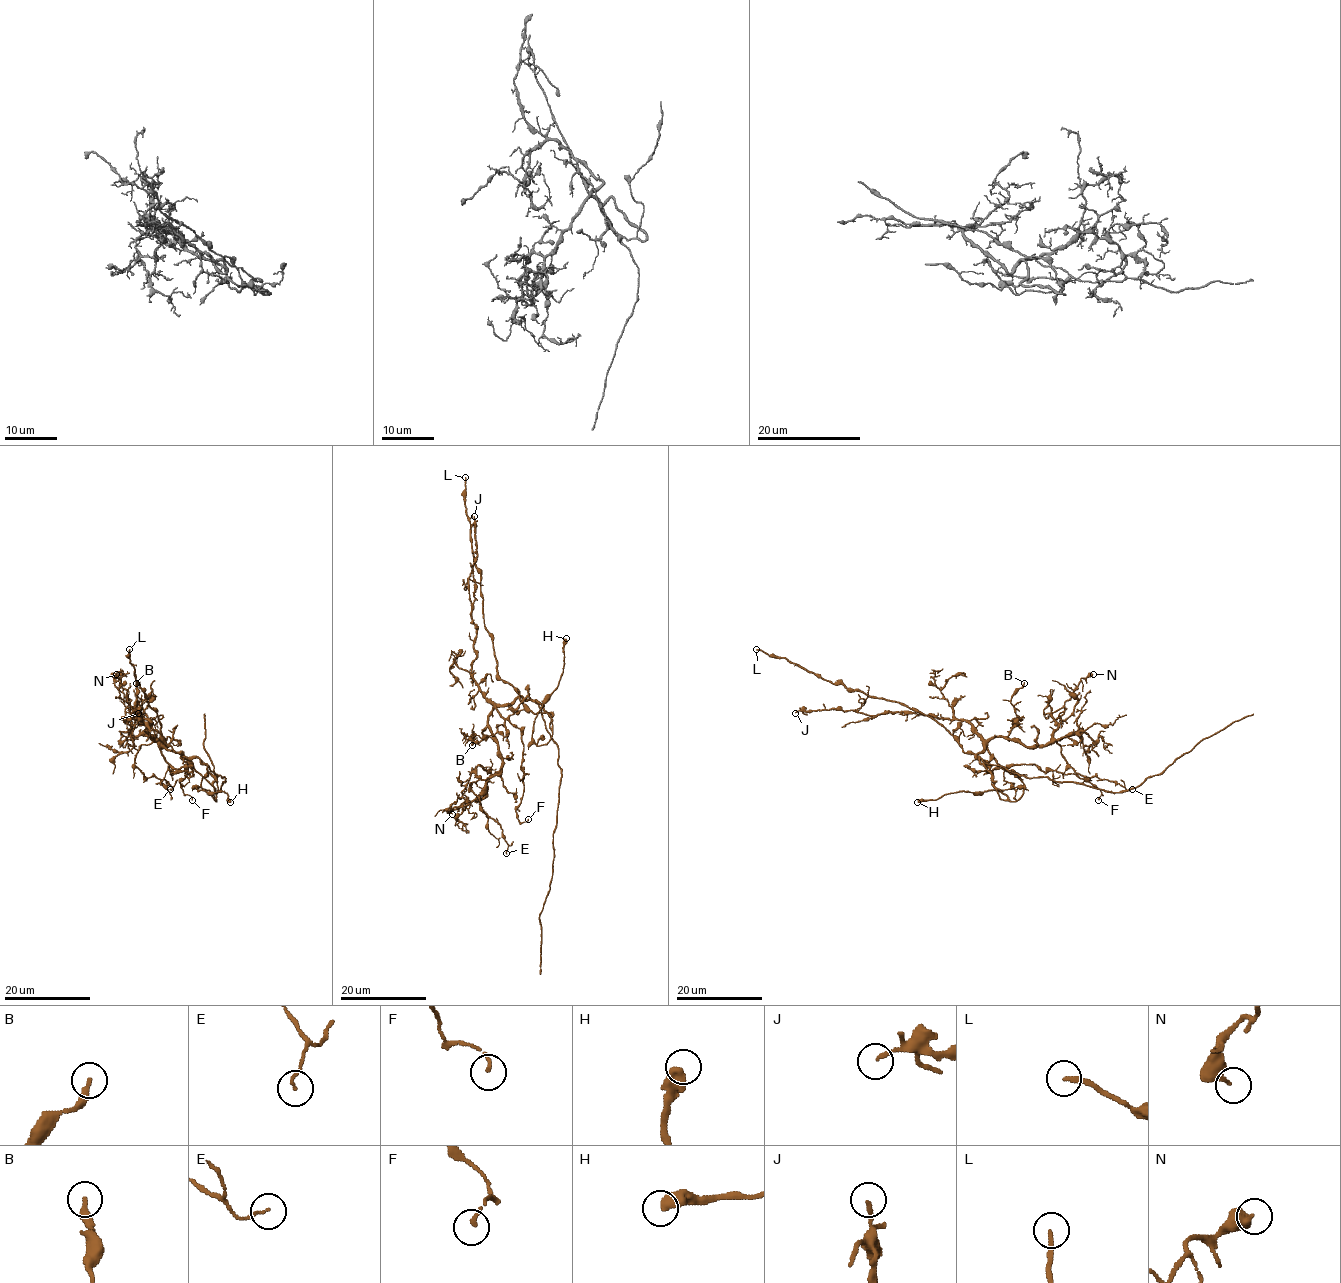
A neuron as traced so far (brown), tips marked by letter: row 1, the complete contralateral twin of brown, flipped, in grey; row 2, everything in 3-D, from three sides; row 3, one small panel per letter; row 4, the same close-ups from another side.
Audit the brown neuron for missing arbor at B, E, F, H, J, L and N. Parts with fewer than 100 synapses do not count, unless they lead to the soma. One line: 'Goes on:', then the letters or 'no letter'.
Goes on: no letter

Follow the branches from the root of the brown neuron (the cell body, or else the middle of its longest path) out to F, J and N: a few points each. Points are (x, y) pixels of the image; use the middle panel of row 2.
F: (542, 714), (537, 704), (521, 698), (496, 707), (521, 733), (523, 795), (516, 817), (519, 822), (528, 819)
J: (542, 714), (537, 704), (521, 698), (493, 704), (473, 677), (476, 625), (469, 576), (476, 548), (474, 516)
N: (542, 714), (521, 698), (491, 712), (488, 727), (502, 767), (486, 779), (472, 773), (452, 814)

